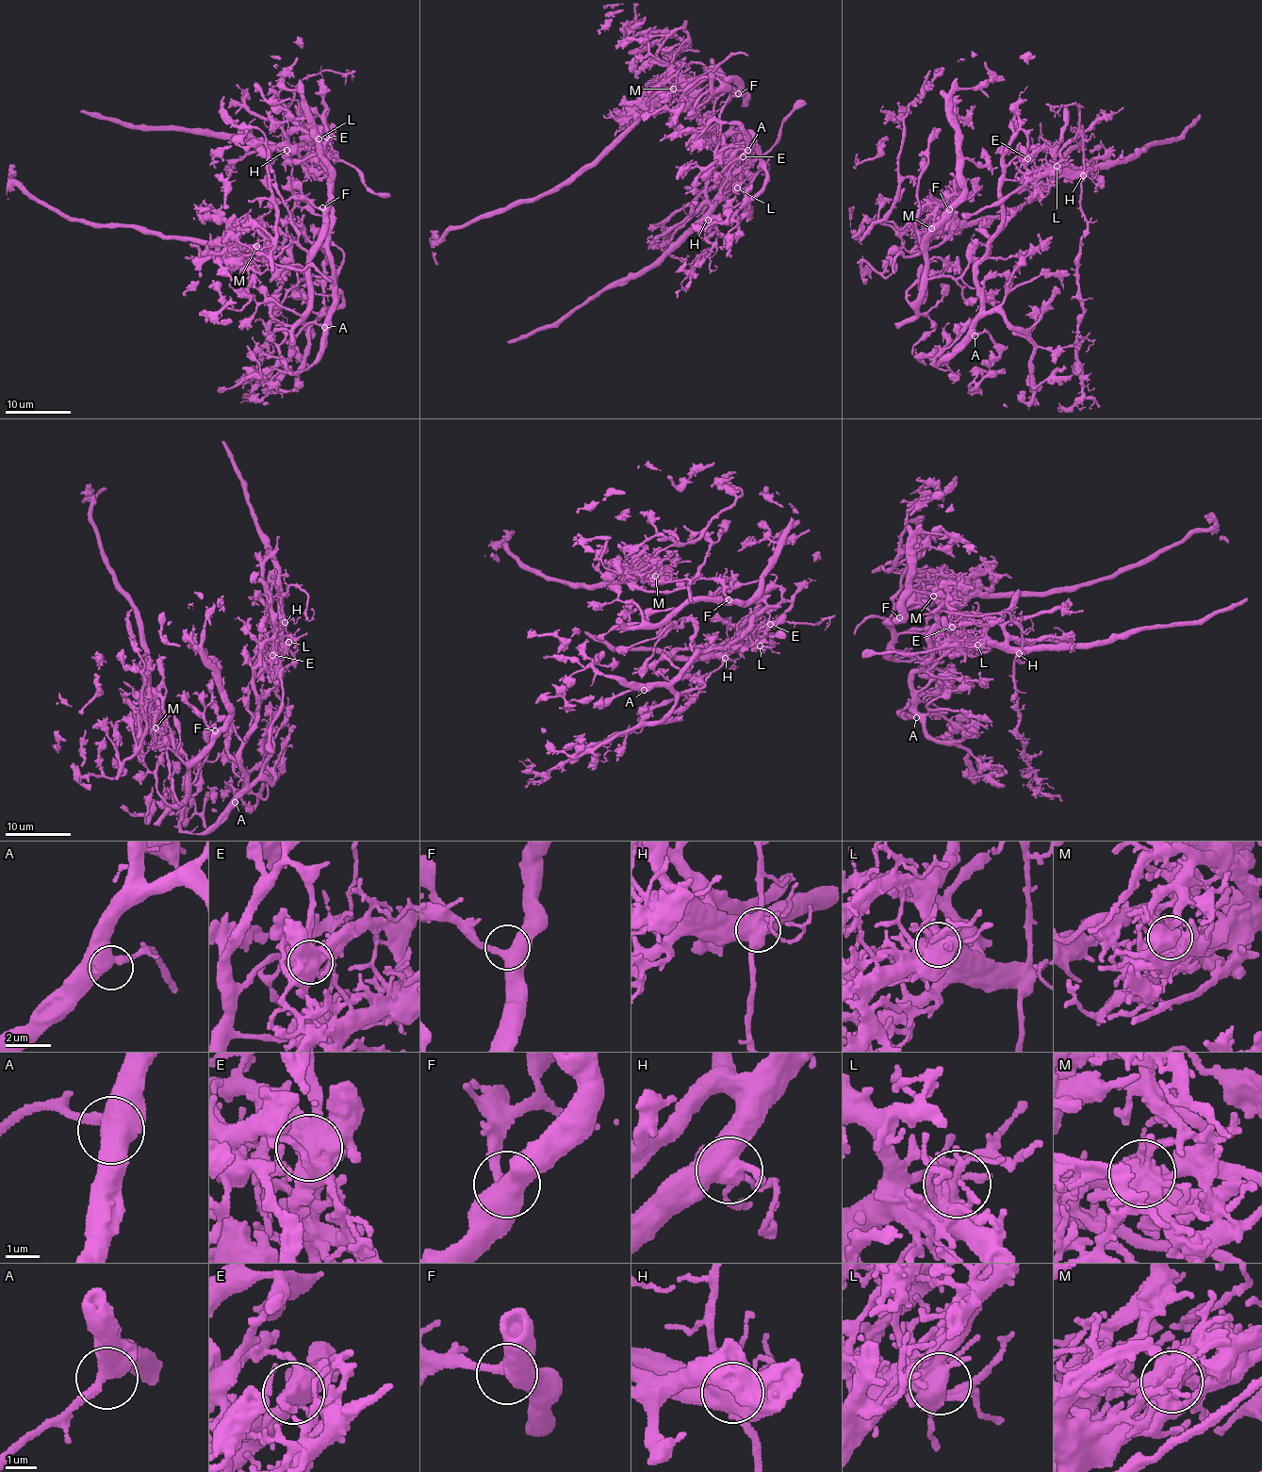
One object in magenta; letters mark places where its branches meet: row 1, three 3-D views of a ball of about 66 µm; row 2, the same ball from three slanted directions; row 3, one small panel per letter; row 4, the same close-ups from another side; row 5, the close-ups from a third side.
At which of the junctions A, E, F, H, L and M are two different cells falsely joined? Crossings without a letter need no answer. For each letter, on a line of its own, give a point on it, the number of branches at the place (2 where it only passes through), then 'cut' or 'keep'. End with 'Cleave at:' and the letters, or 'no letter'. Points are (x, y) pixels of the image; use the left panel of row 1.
A: at (324, 327); 2 branches meet; keep
E: at (326, 137); 3 branches meet; cut
F: at (322, 207); 3 branches meet; keep
H: at (286, 150); 6 branches meet; cut
L: at (319, 139); 8 branches meet; keep
M: at (256, 246); 8 branches meet; cut
Cleave at: E, H, M

